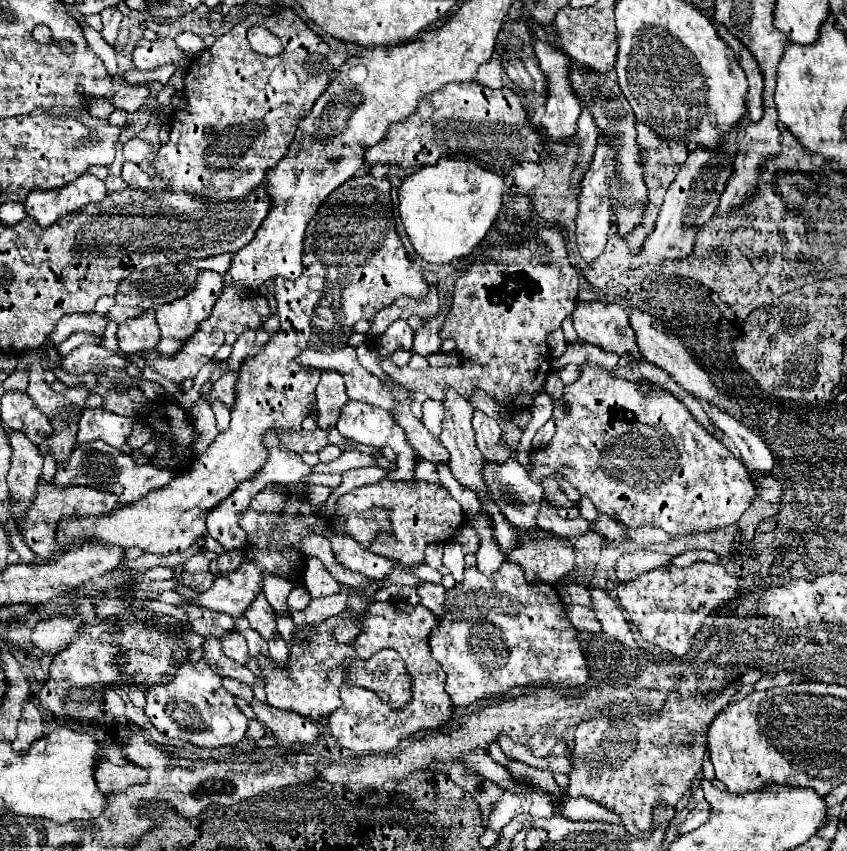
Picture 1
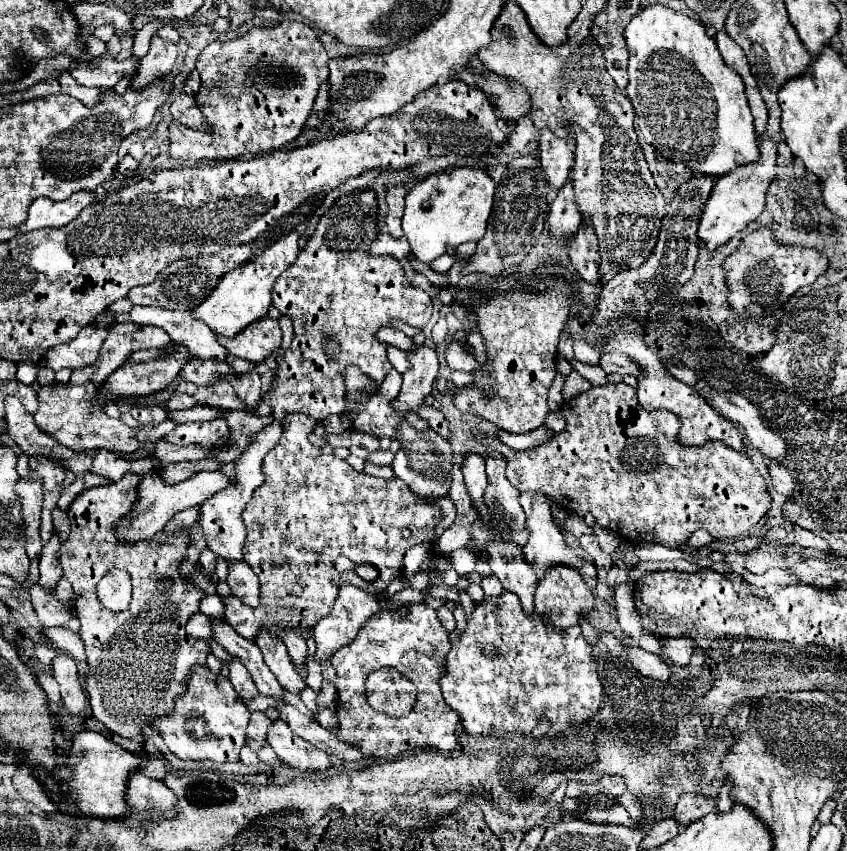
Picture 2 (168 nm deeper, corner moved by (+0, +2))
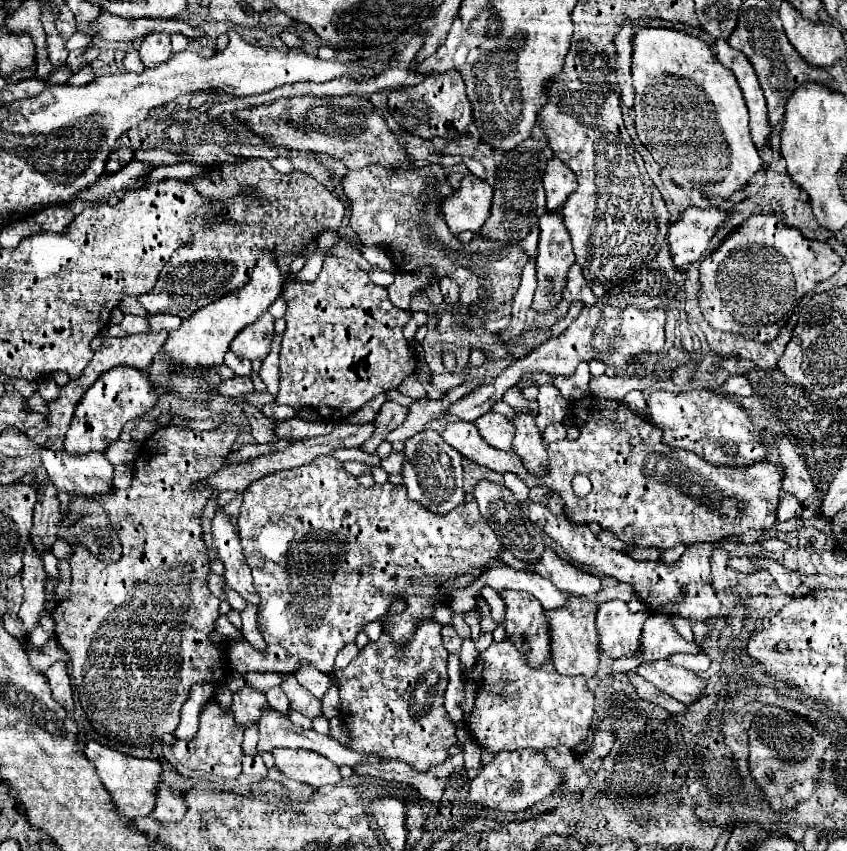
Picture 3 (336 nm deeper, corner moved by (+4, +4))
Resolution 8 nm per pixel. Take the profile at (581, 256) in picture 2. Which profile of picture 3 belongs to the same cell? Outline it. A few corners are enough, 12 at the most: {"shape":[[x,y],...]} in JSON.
{"shape":[[573,264],[567,272],[565,294],[571,302],[595,304],[583,270]]}

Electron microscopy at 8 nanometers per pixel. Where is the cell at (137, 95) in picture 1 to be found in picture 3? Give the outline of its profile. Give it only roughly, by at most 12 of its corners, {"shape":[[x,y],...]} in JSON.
{"shape":[[147,34],[139,56],[147,68],[171,56],[169,34]]}

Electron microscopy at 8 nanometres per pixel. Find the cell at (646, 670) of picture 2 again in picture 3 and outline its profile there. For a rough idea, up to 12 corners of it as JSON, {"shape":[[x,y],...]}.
{"shape":[[667,660],[637,672],[685,704],[695,702],[705,680]]}

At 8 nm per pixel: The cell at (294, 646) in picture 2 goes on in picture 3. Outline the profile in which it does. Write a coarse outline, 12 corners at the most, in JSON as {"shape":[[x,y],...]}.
{"shape":[[301,664],[293,672],[301,686],[321,698],[329,686],[329,676]]}

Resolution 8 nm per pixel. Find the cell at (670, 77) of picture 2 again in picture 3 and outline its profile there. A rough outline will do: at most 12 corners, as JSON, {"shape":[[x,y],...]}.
{"shape":[[633,36],[635,128],[675,184],[729,198],[763,160],[733,72]]}

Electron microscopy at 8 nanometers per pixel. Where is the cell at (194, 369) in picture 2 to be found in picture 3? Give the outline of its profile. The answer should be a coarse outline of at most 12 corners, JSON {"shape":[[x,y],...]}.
{"shape":[[235,376],[219,384],[227,398],[253,390],[249,376]]}

